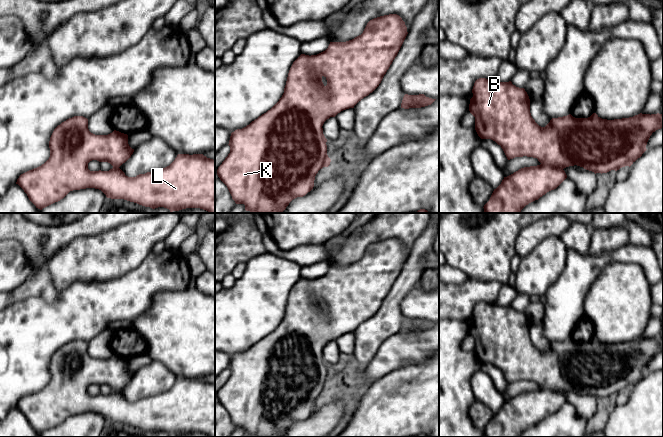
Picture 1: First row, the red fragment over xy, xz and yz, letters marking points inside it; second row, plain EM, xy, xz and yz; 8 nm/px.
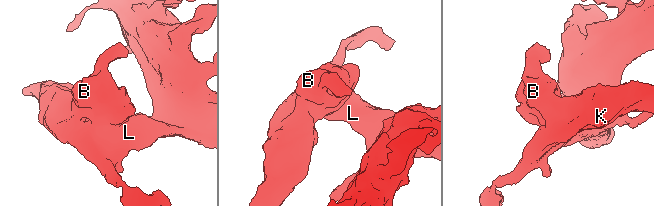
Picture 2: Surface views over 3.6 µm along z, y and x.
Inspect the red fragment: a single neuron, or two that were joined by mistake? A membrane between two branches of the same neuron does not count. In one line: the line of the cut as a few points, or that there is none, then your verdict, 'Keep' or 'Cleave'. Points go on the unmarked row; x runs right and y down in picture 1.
No split. Keep

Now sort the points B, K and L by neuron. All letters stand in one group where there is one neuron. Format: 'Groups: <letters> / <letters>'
Groups: B K L

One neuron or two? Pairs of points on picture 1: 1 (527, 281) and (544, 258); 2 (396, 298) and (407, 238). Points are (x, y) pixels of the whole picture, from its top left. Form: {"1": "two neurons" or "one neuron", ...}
{"1": "one neuron", "2": "two neurons"}

